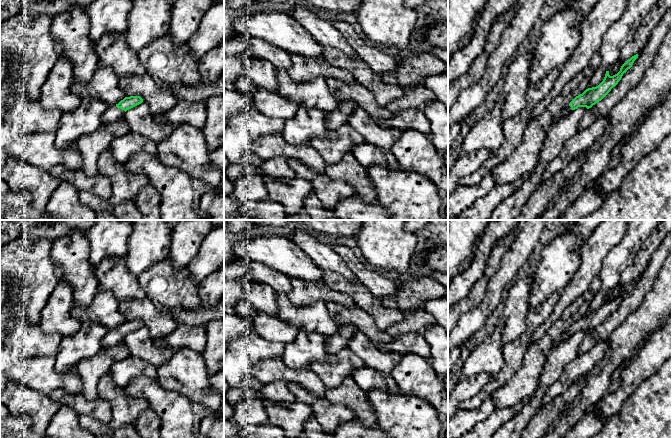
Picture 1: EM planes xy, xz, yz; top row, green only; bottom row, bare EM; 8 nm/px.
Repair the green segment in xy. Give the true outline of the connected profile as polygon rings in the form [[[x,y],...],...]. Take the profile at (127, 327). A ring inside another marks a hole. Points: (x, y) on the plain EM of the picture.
[[[140,320],[125,321],[115,330],[109,331],[106,336],[102,339],[101,349],[108,349],[118,345],[124,340],[124,337],[141,328],[143,323]]]

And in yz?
[[[638,278],[632,280],[621,290],[620,295],[613,300],[610,300],[609,295],[606,295],[603,305],[598,310],[588,312],[582,318],[576,320],[569,329],[555,341],[554,346],[557,346],[560,342],[568,339],[572,334],[575,334],[578,331],[586,331],[589,333],[597,326],[601,325],[611,313],[618,308],[623,298],[632,291],[637,282]]]

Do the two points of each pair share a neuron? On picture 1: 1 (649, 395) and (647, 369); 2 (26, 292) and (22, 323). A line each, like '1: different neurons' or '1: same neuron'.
1: different neurons
2: different neurons

